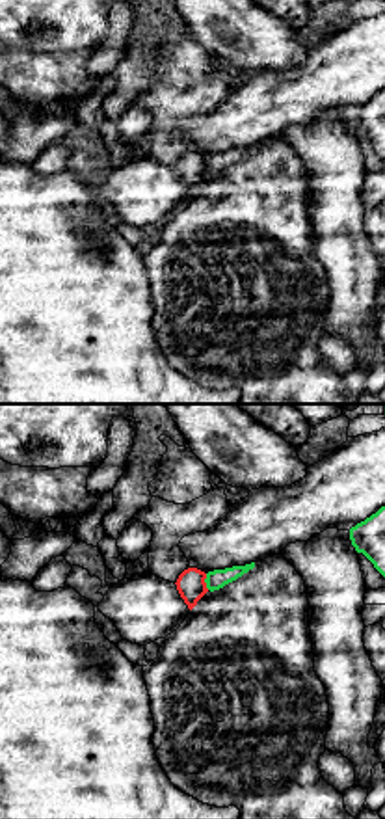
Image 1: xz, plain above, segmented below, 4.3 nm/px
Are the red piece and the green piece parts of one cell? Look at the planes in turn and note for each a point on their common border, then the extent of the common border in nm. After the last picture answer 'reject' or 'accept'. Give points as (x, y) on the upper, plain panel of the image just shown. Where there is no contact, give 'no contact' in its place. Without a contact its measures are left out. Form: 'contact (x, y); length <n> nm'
contact (203, 164); length 70 nm

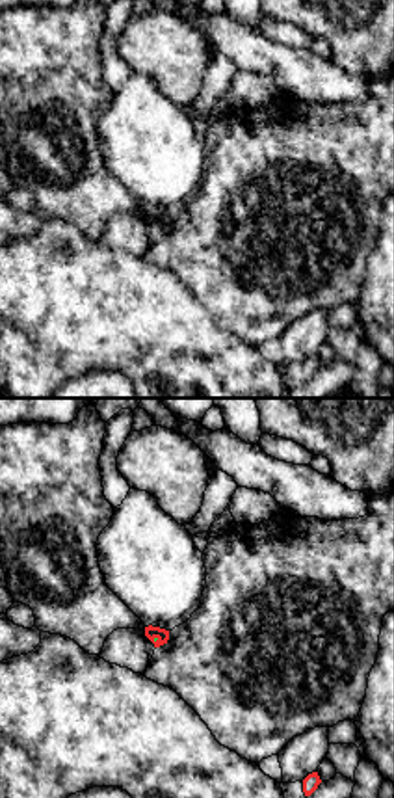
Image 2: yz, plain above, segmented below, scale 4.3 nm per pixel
contact (155, 220); length 30 nm

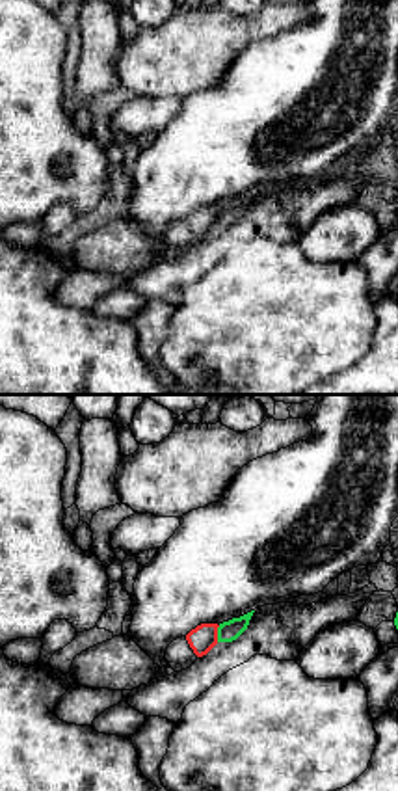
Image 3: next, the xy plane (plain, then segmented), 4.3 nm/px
contact (216, 216); length 70 nm

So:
reject

